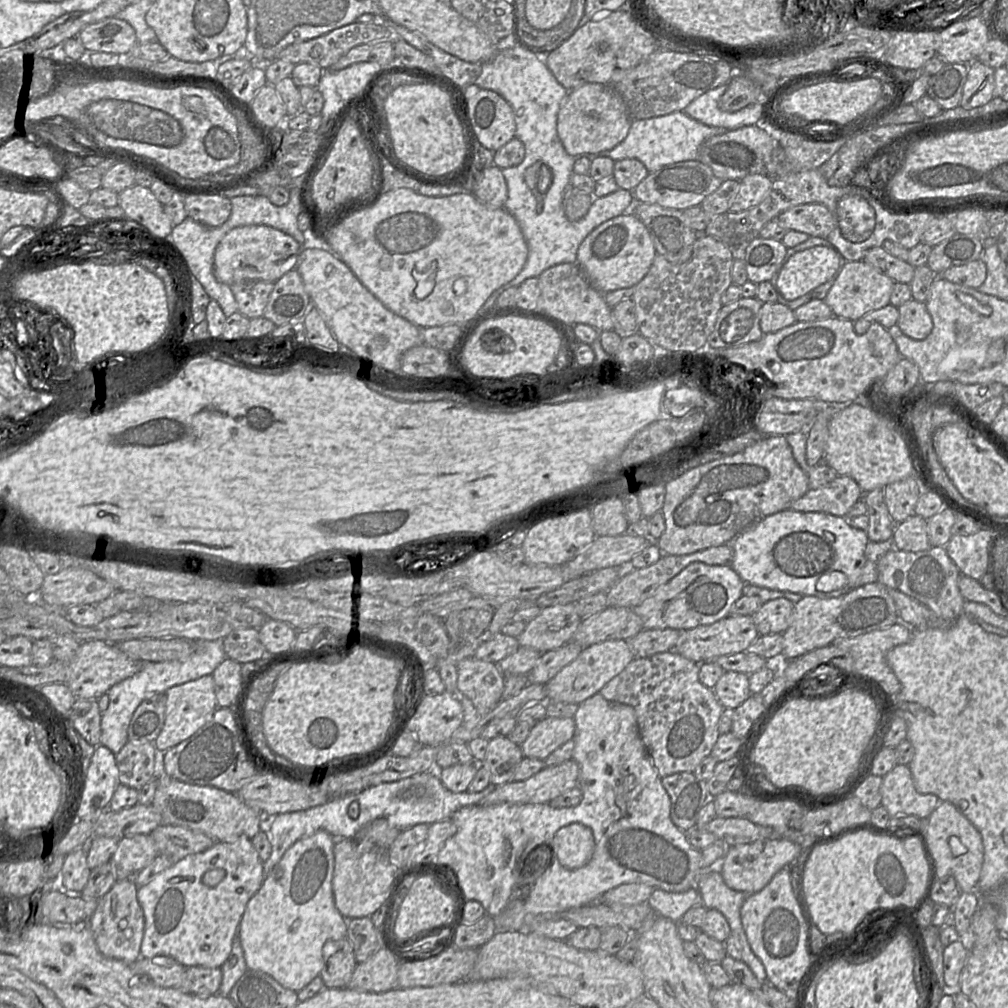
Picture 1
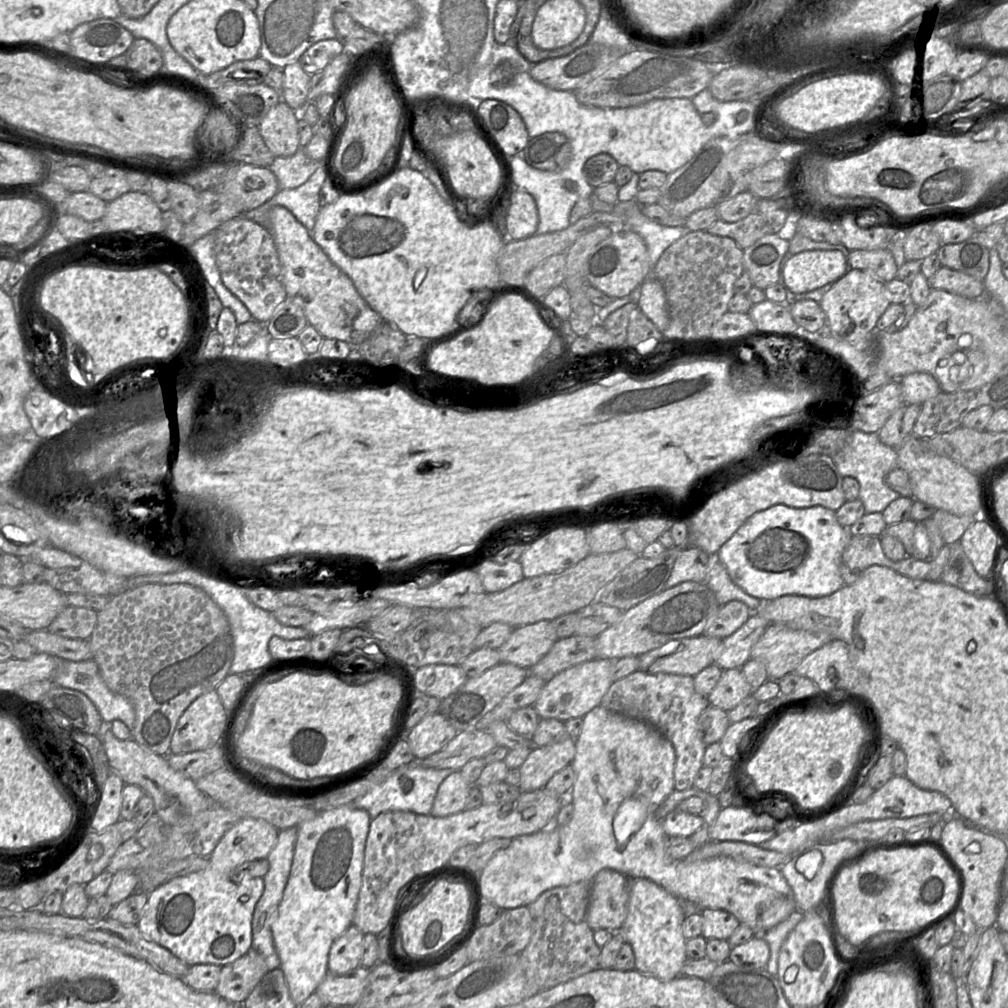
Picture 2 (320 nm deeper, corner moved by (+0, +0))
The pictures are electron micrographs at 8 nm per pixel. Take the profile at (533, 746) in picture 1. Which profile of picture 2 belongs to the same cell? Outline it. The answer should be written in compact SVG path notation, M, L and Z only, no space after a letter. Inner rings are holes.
M571 737L542 747L533 747L520 766L521 791L543 789L554 774L570 765L575 757L576 742Z

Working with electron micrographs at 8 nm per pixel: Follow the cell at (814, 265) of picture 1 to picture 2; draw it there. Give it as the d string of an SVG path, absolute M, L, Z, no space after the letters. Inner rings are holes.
M806 250L788 259L782 277L790 291L802 294L836 282L845 269L845 256L841 251Z

